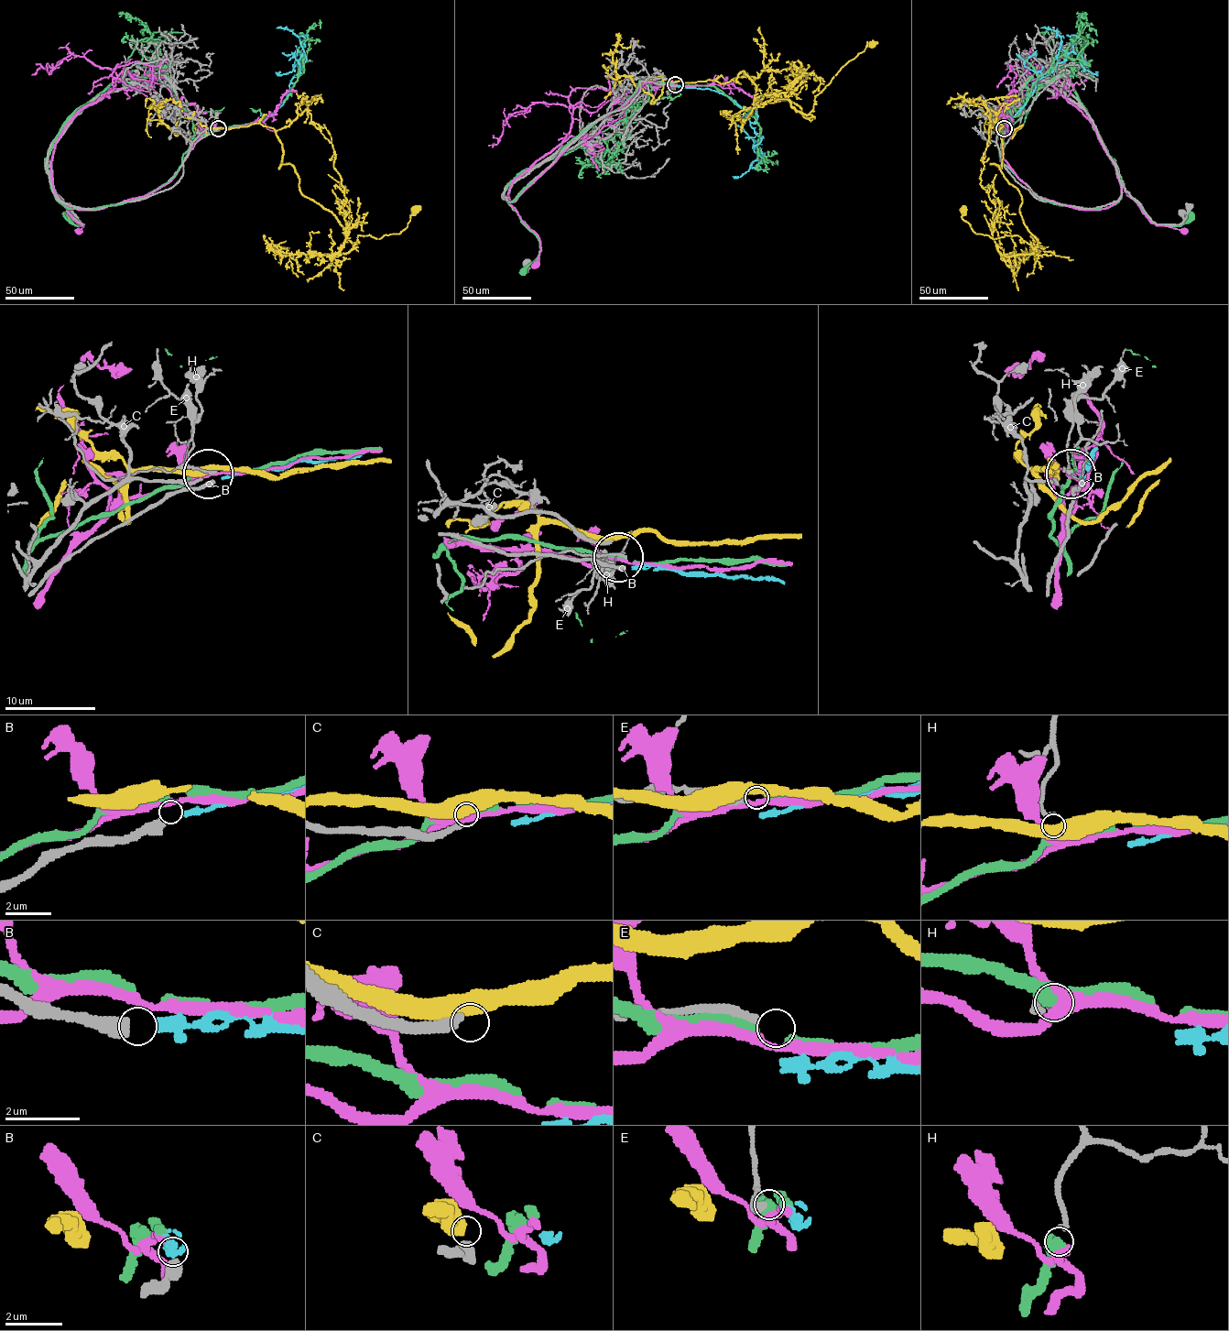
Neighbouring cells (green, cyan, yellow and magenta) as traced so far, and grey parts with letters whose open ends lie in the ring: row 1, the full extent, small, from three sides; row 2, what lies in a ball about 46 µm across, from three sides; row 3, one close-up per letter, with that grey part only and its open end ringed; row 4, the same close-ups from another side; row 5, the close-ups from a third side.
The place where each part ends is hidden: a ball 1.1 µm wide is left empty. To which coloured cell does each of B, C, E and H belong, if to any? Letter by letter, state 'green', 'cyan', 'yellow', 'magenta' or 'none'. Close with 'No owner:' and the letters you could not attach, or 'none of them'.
B: cyan
C: none
E: none
H: green
No owner: C, E

